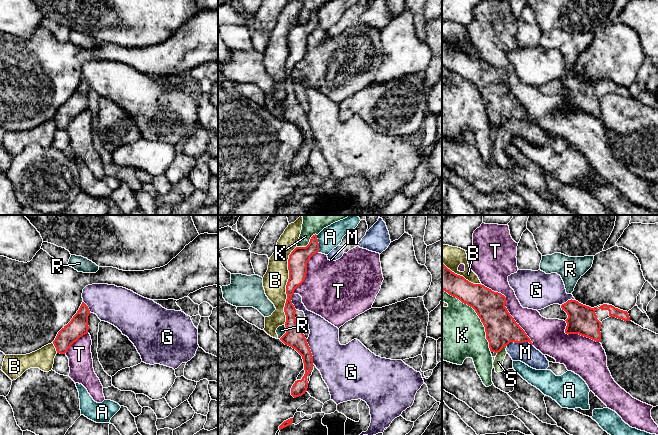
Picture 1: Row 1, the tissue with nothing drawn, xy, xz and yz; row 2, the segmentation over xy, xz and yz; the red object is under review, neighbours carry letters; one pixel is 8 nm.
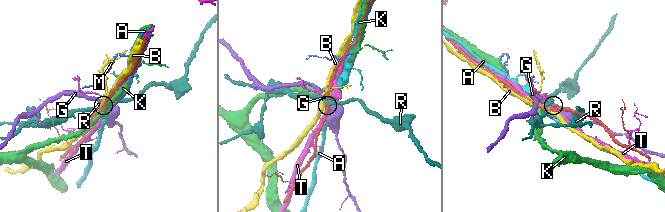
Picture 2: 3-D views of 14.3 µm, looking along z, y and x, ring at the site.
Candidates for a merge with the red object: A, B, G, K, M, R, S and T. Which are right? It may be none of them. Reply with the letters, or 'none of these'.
none of these

